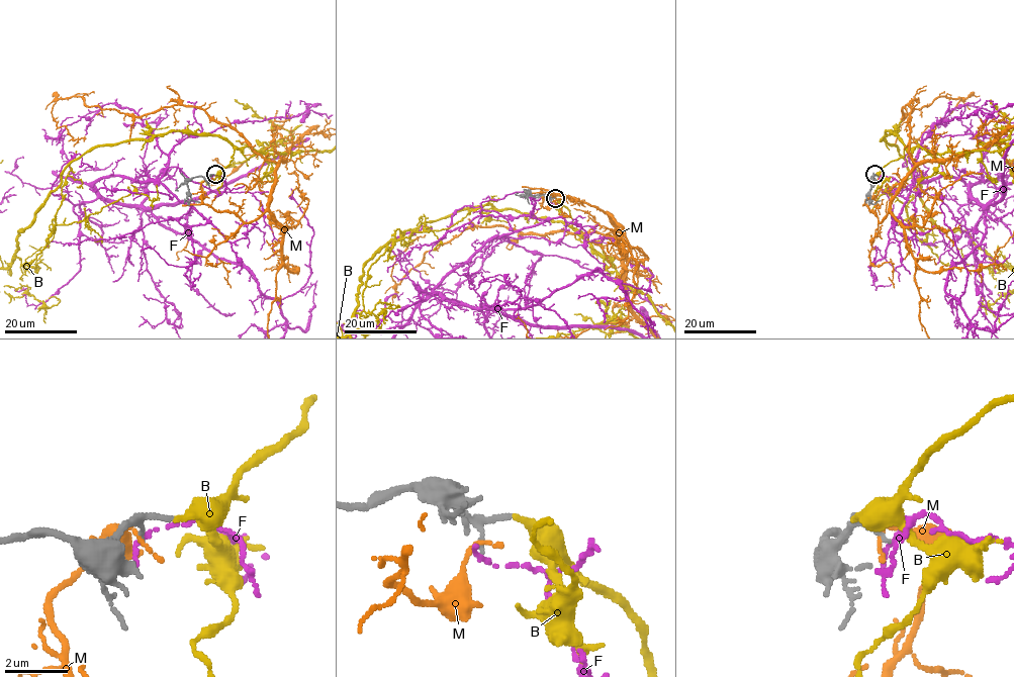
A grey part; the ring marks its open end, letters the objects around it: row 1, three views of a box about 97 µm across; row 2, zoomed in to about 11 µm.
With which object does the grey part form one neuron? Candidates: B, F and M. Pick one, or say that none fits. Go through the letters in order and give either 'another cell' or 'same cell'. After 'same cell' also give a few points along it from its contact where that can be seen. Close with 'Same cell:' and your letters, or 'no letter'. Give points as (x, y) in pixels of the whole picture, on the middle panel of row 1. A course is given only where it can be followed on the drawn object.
B: same cell
F: another cell
M: another cell
Same cell: B

